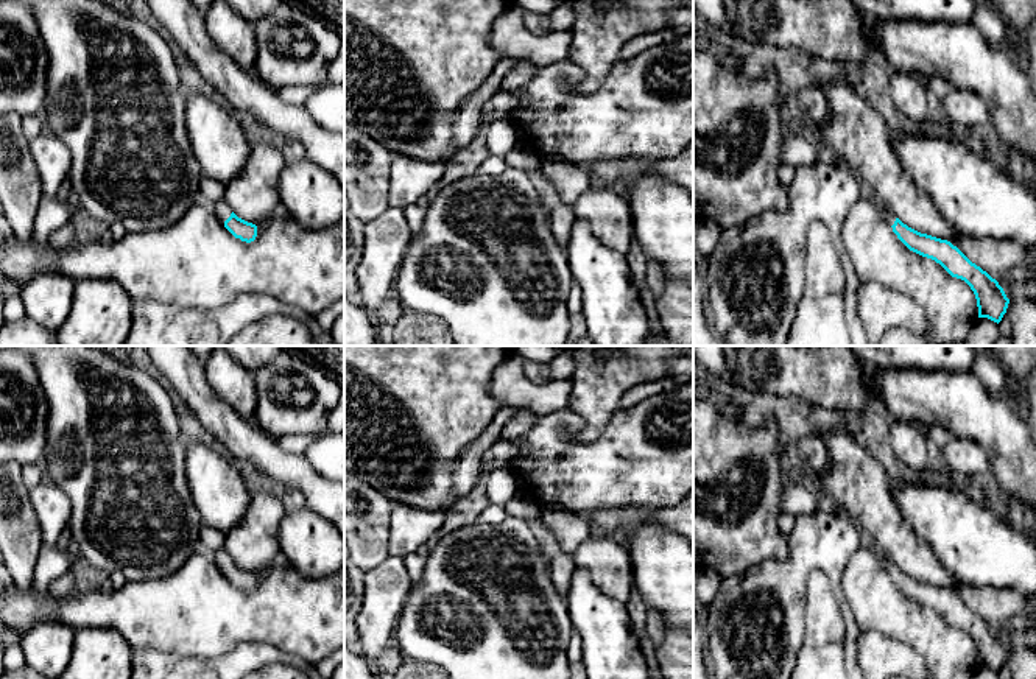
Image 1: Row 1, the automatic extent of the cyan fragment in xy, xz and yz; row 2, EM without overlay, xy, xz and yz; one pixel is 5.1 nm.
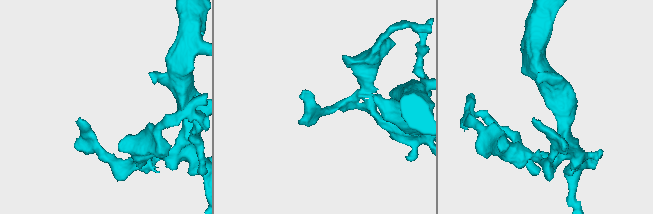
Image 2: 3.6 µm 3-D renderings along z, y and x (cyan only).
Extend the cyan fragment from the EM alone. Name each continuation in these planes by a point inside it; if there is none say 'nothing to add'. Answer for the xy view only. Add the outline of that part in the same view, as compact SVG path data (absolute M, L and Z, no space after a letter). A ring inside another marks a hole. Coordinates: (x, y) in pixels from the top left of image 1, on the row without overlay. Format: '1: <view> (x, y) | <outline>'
1: xy (222, 556) | M221 547L213 553L213 559L218 565L218 568L224 573L224 570L231 565L232 558L229 556L227 550Z

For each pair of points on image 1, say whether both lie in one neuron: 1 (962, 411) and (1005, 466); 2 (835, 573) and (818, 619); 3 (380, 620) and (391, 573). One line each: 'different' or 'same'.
1: same
2: different
3: same

